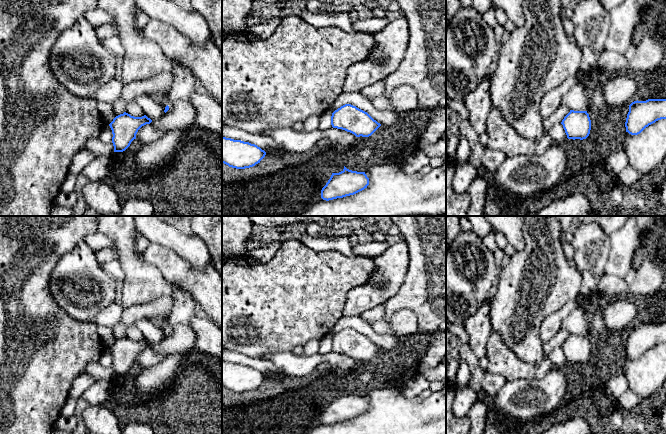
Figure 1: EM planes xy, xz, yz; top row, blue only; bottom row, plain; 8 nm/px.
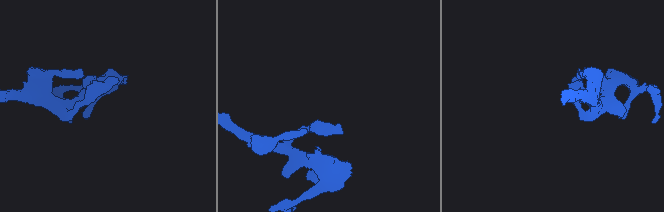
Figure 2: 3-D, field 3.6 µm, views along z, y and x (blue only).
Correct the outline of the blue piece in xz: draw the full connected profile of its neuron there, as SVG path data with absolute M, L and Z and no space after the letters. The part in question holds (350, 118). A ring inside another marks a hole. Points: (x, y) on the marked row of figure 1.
M345 104L332 113L331 125L356 137L369 137L381 126L367 112L351 104Z

